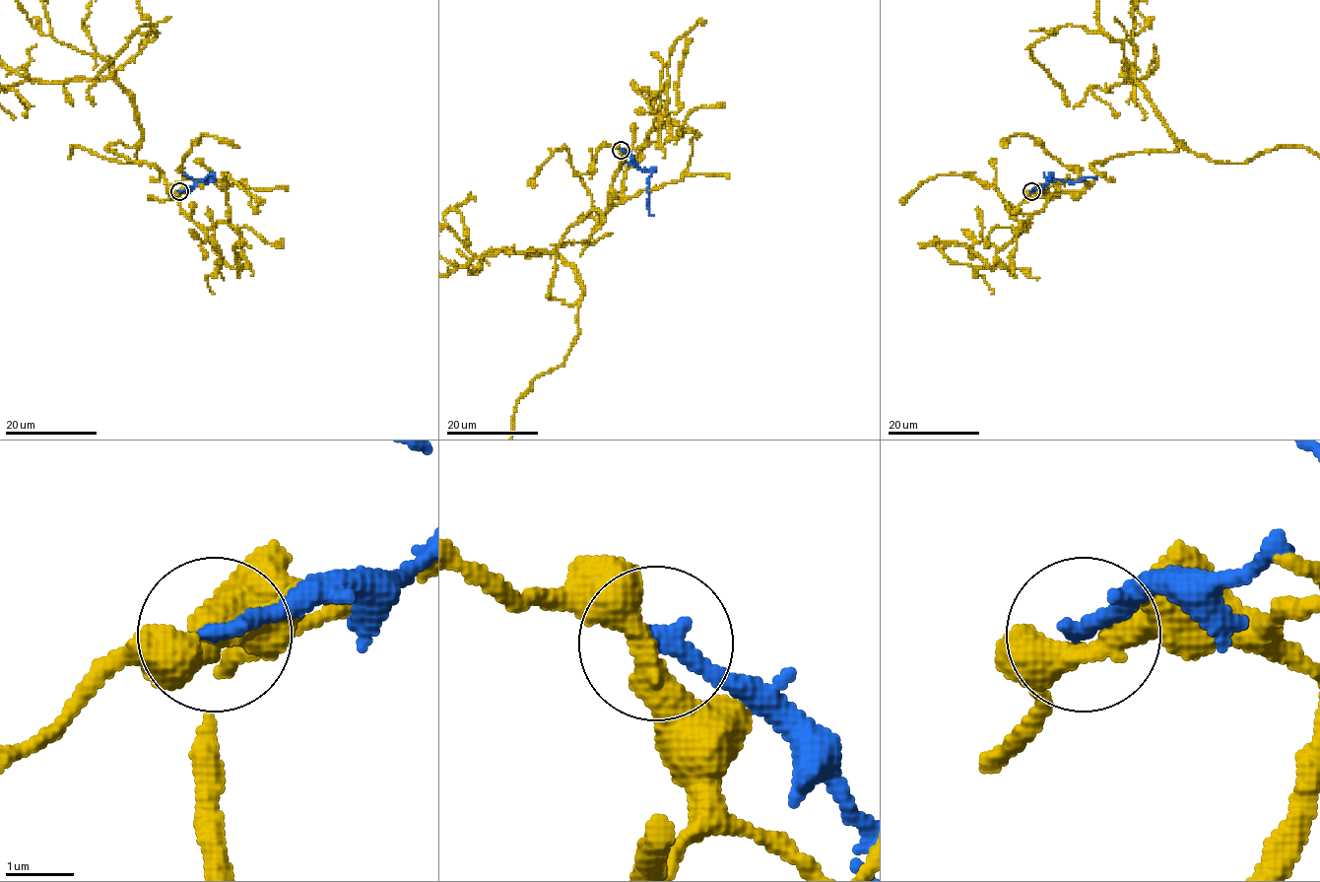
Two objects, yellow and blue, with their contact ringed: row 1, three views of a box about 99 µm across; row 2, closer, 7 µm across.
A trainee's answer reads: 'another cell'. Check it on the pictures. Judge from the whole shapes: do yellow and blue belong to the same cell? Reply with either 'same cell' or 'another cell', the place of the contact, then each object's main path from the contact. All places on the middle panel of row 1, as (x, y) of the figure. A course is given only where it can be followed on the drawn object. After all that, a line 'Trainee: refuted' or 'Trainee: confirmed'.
another cell | (621, 150) | yellow via (621, 150), (610, 209), (558, 247), (549, 297), (578, 304), (578, 334), (519, 399) | blue via (621, 150), (640, 169), (655, 169), (648, 178), (647, 189), (647, 207), (653, 216)
Trainee: confirmed

